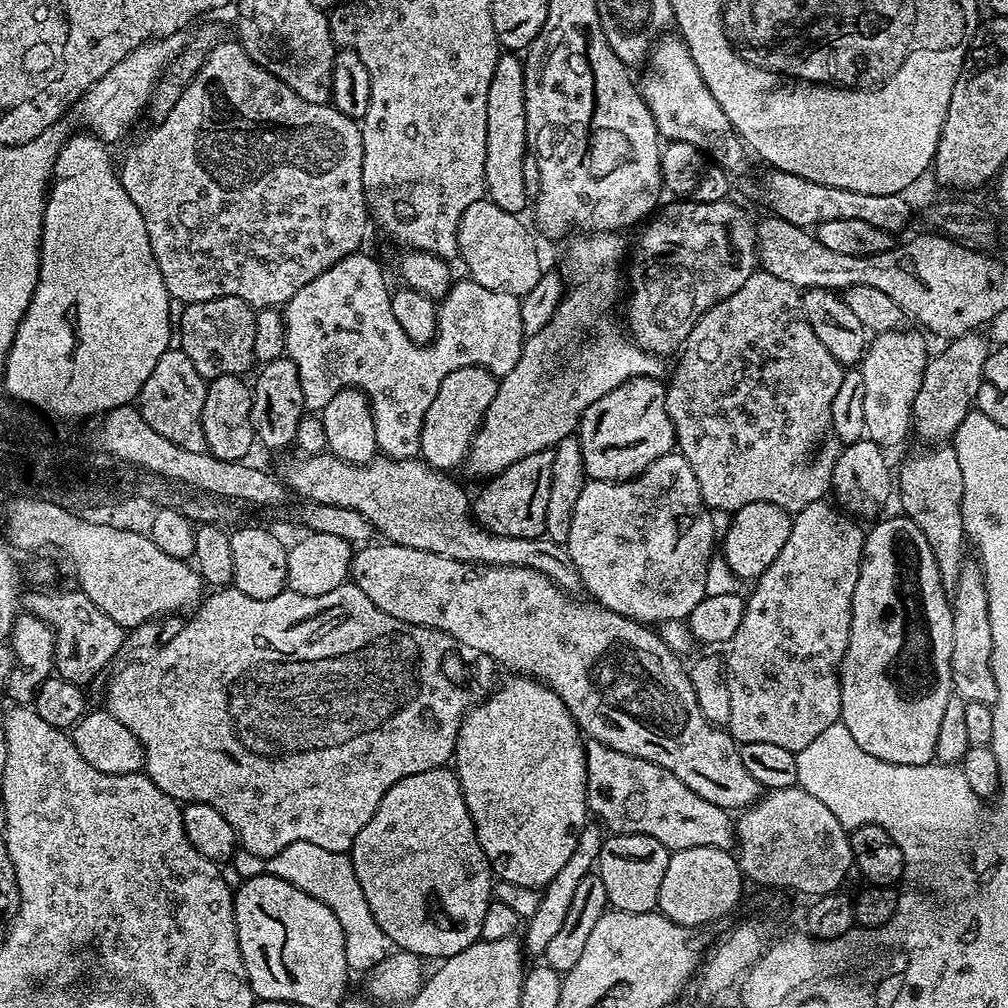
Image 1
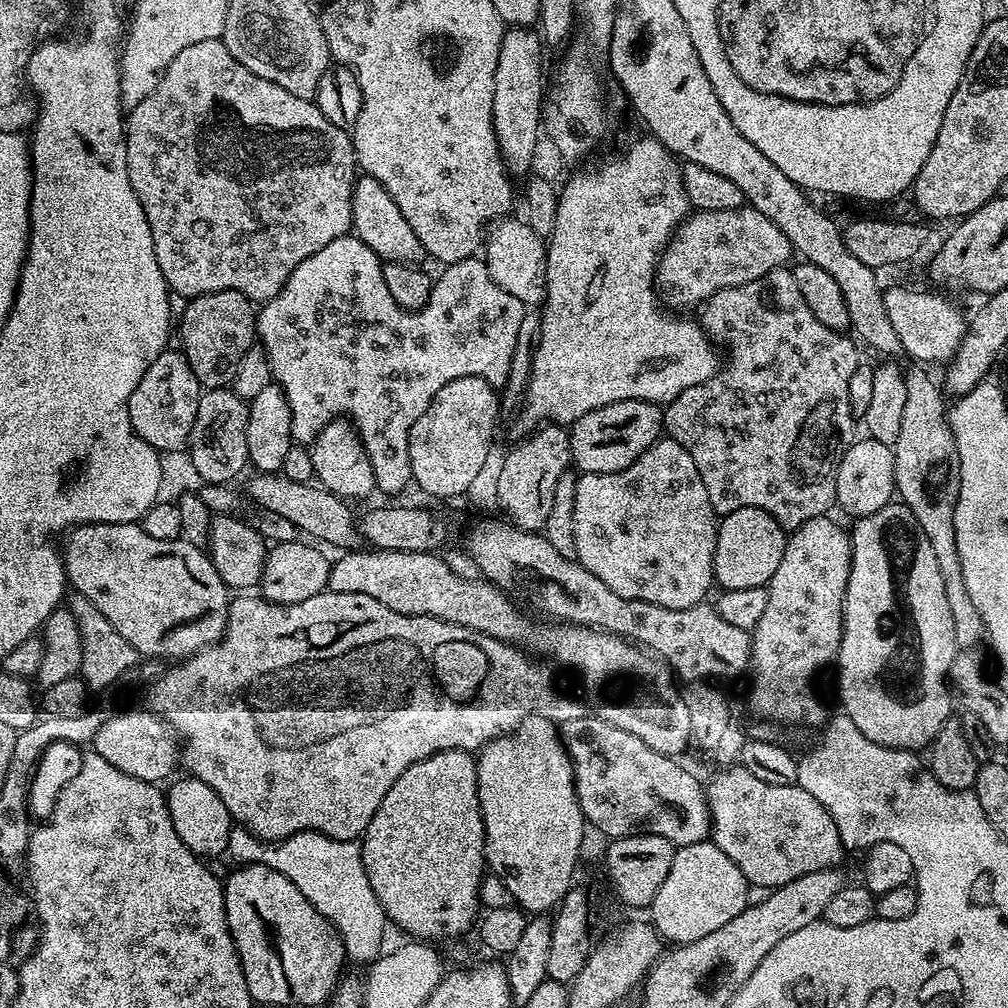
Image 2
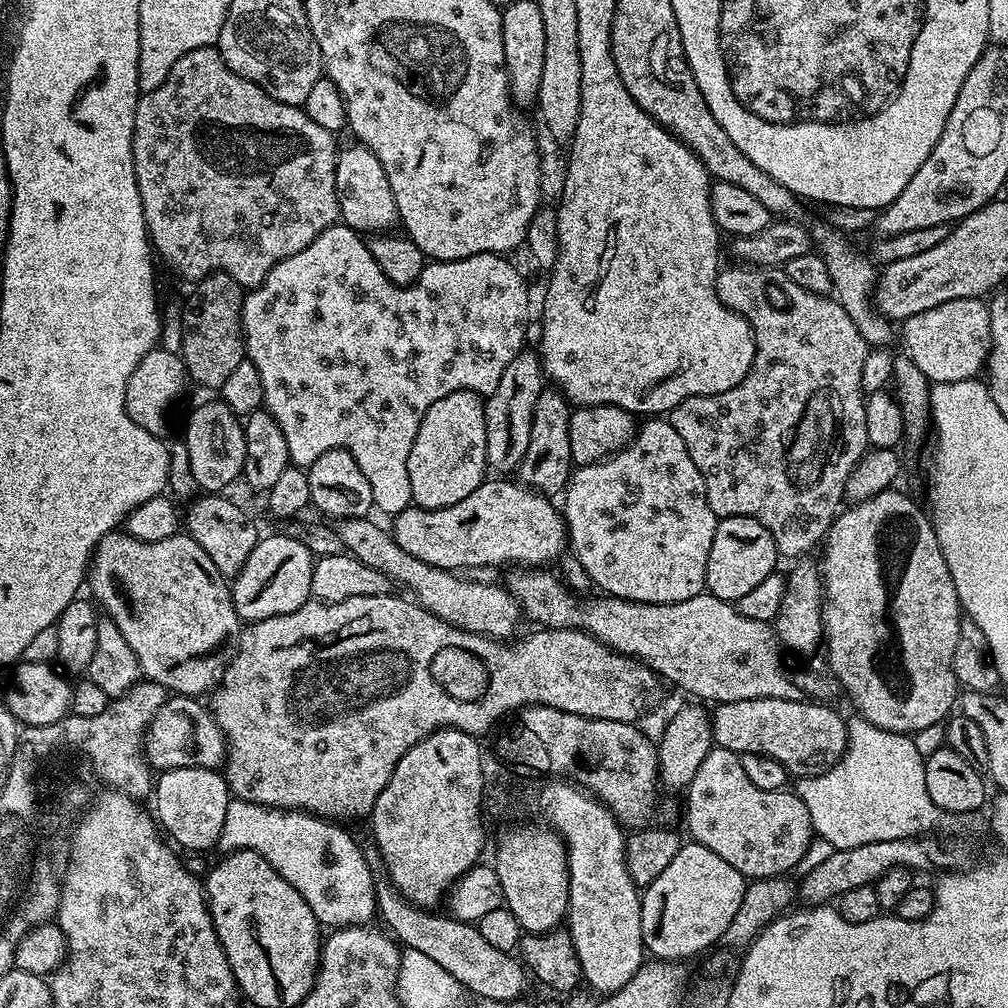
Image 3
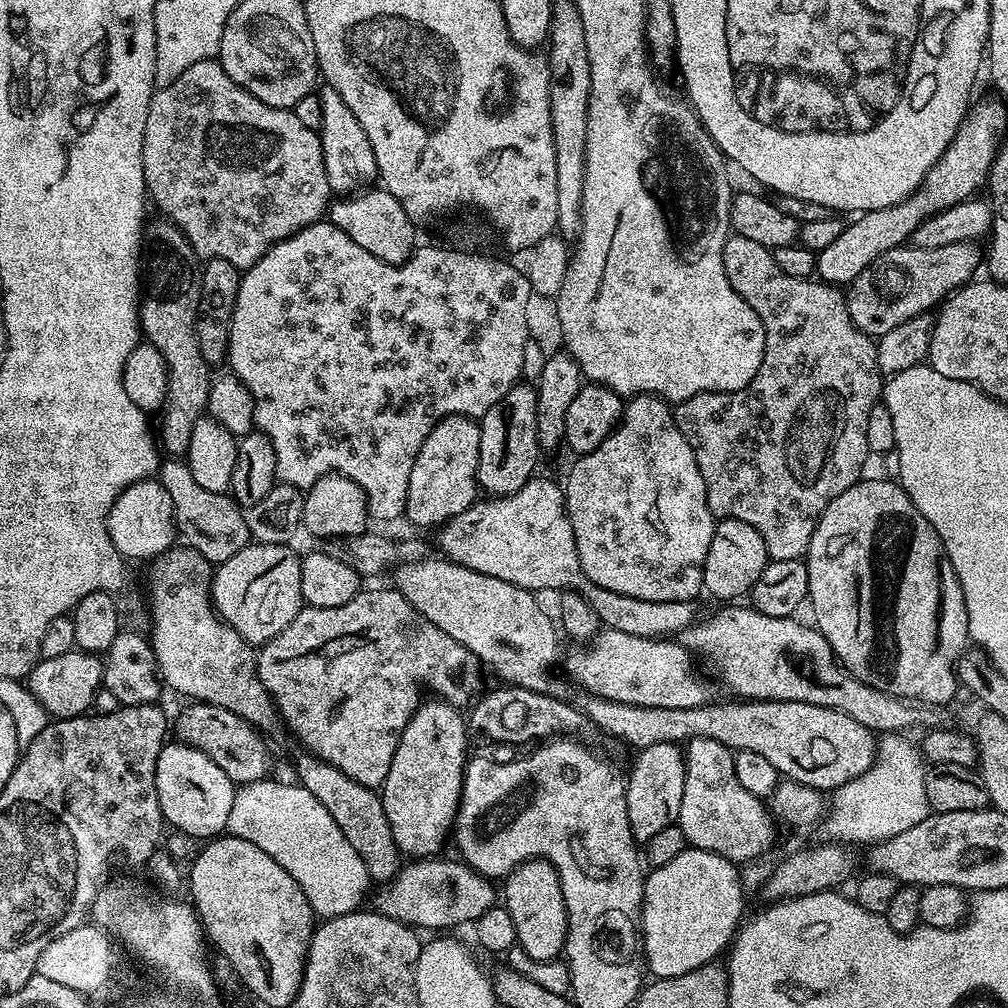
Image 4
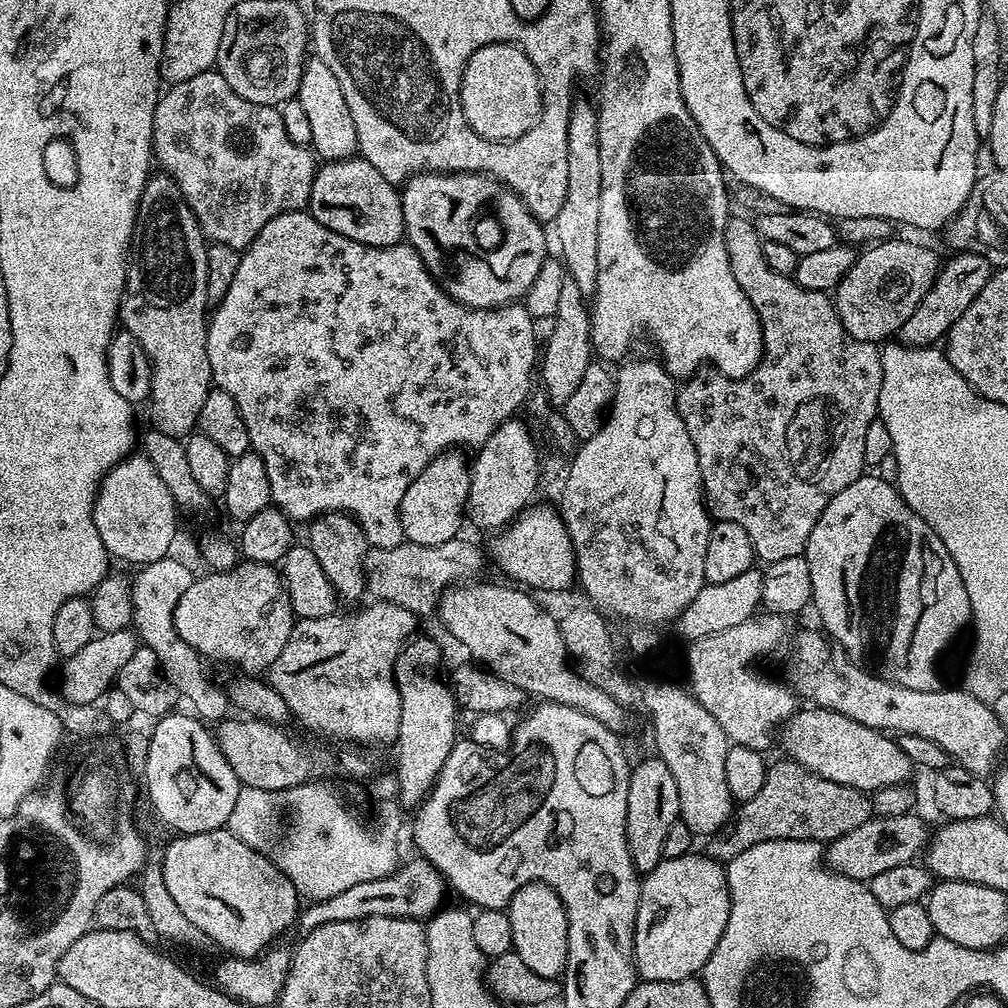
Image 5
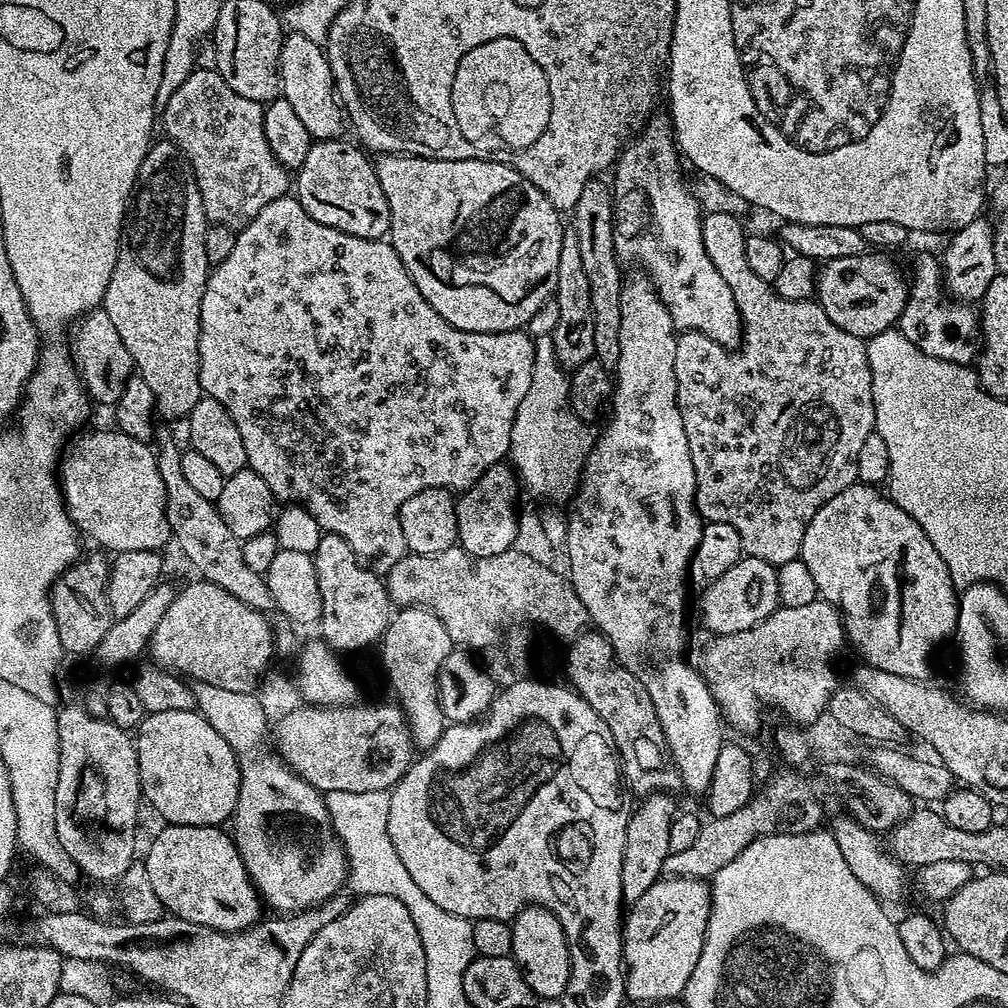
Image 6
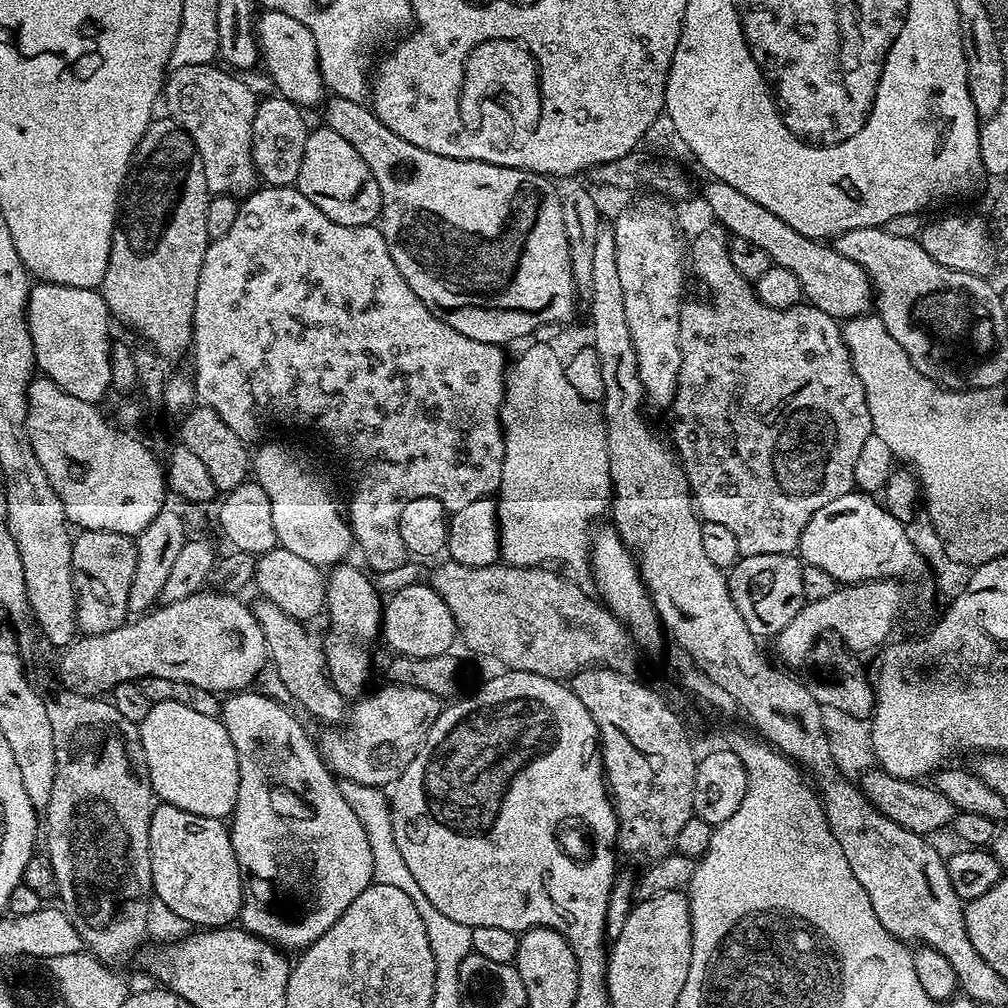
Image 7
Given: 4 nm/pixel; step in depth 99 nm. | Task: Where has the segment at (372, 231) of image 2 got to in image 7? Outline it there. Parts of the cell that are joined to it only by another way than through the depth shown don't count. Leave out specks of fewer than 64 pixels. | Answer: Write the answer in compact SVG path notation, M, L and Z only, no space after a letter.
M267 10L257 15L254 31L260 46L262 68L268 71L270 79L276 83L275 91L285 96L291 104L300 105L301 109L309 110L321 103L326 89L320 73L318 50L314 46L314 38L302 22L289 18L287 14L278 14Z

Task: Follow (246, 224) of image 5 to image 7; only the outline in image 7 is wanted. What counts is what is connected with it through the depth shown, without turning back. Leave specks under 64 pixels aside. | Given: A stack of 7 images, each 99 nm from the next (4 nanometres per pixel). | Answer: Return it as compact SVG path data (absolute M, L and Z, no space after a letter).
M211 63L172 68L164 81L162 104L163 107L164 104L168 107L167 115L175 120L194 142L204 163L209 193L213 197L243 198L258 184L252 157L252 127L258 96L236 77L239 75L223 67L216 67L215 63Z

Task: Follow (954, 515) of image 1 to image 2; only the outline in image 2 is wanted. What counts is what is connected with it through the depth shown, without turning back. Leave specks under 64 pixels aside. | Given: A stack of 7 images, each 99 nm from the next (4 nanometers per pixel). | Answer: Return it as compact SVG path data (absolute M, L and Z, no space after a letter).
M920 366L907 369L904 372L906 382L906 402L902 413L902 427L898 434L898 442L891 445L894 456L895 495L914 514L918 526L922 526L922 534L930 538L930 547L934 549L934 559L938 562L938 571L942 573L942 583L946 590L946 599L950 606L950 614L954 618L954 638L957 649L972 650L977 647L979 640L983 641L986 629L982 622L982 614L978 614L978 606L970 599L966 591L966 581L962 578L962 562L958 559L958 542L954 538L954 506L960 485L960 463L958 450L954 442L952 427L948 425L948 408L945 393L941 385L936 384L927 376L925 369Z

